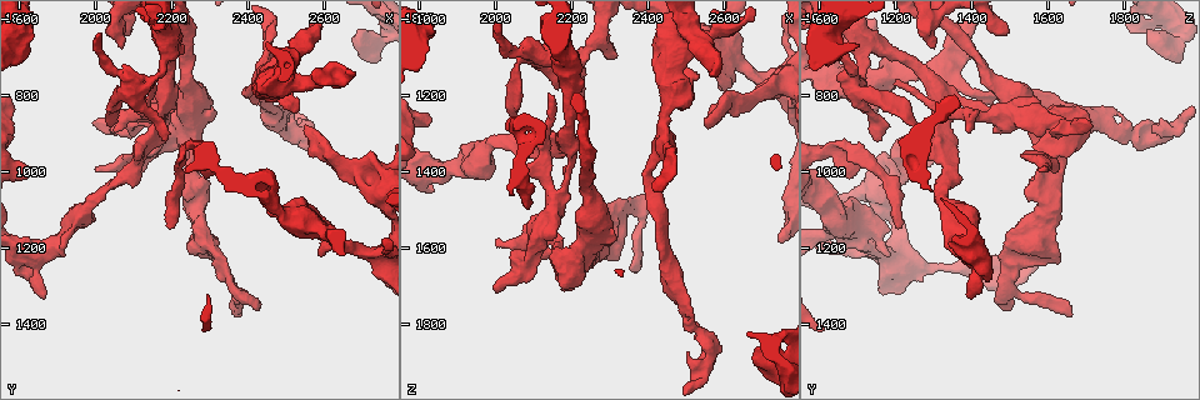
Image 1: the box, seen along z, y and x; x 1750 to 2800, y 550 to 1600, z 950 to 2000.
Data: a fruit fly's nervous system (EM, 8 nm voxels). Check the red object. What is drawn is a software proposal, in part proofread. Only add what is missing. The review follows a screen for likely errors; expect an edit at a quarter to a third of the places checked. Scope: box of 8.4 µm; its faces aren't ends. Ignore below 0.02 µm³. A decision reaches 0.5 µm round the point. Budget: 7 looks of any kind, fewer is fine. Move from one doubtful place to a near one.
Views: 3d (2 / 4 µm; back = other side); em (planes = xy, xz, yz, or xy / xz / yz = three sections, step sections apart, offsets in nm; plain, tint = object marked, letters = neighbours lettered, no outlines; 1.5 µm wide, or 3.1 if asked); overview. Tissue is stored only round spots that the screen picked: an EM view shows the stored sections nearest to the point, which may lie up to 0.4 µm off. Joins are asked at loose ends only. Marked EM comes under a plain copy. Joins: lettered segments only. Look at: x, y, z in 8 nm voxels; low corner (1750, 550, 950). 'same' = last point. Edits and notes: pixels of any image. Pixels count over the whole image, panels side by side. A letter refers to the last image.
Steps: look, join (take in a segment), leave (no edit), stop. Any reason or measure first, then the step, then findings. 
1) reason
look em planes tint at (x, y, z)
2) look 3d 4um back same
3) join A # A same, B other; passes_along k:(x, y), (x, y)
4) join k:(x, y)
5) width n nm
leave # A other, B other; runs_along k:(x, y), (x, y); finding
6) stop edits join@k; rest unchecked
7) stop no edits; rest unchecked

look 3d 4um at (2380, 1385, 1665)

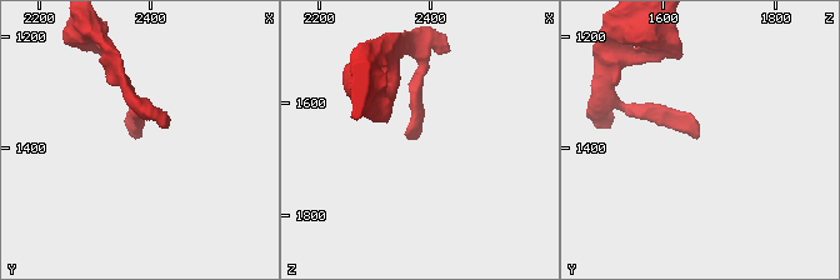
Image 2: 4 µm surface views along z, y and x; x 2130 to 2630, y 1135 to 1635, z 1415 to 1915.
look em planes letters at (2380, 1380, 1660)

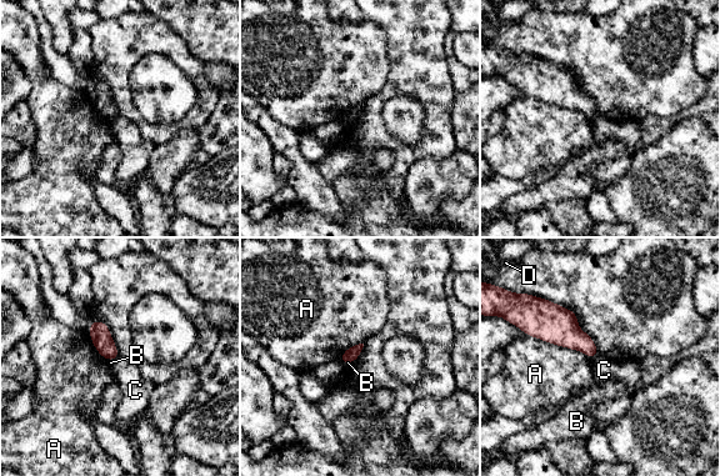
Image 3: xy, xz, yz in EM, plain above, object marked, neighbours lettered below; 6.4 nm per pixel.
leave # A other, B other, C other, D other; border 3:(598, 355), (591, 359); none of them fits

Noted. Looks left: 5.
free end
look em yz step 4 letters at (1865, 1335, 1400)

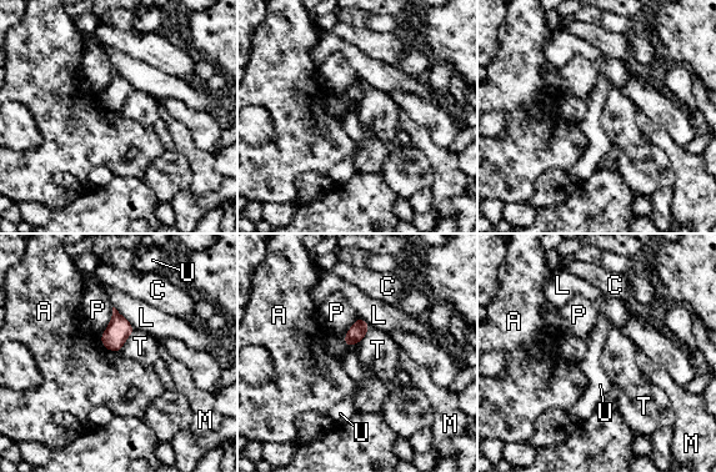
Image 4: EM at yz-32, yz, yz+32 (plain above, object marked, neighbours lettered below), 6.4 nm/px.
leave # A other, C other, L other, M other, P other, T other, U other; border 4:(105, 347), (119, 352); no lettered segment goes on from it

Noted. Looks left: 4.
stops while still wide
look em planes letters at (2525, 845, 1145)

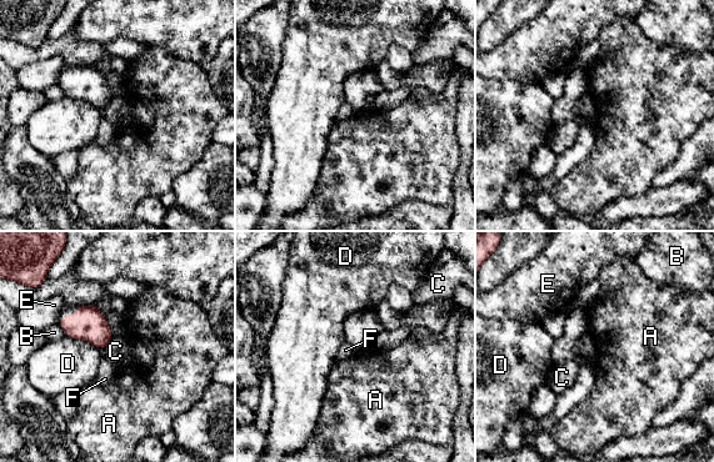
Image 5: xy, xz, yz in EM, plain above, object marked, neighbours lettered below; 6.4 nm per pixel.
longest_contact D 260 nm
leave # A other, B other, C other, D other, E other, F other; no lettered segment goes on from it

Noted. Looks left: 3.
stop no edits; rest unchecked

